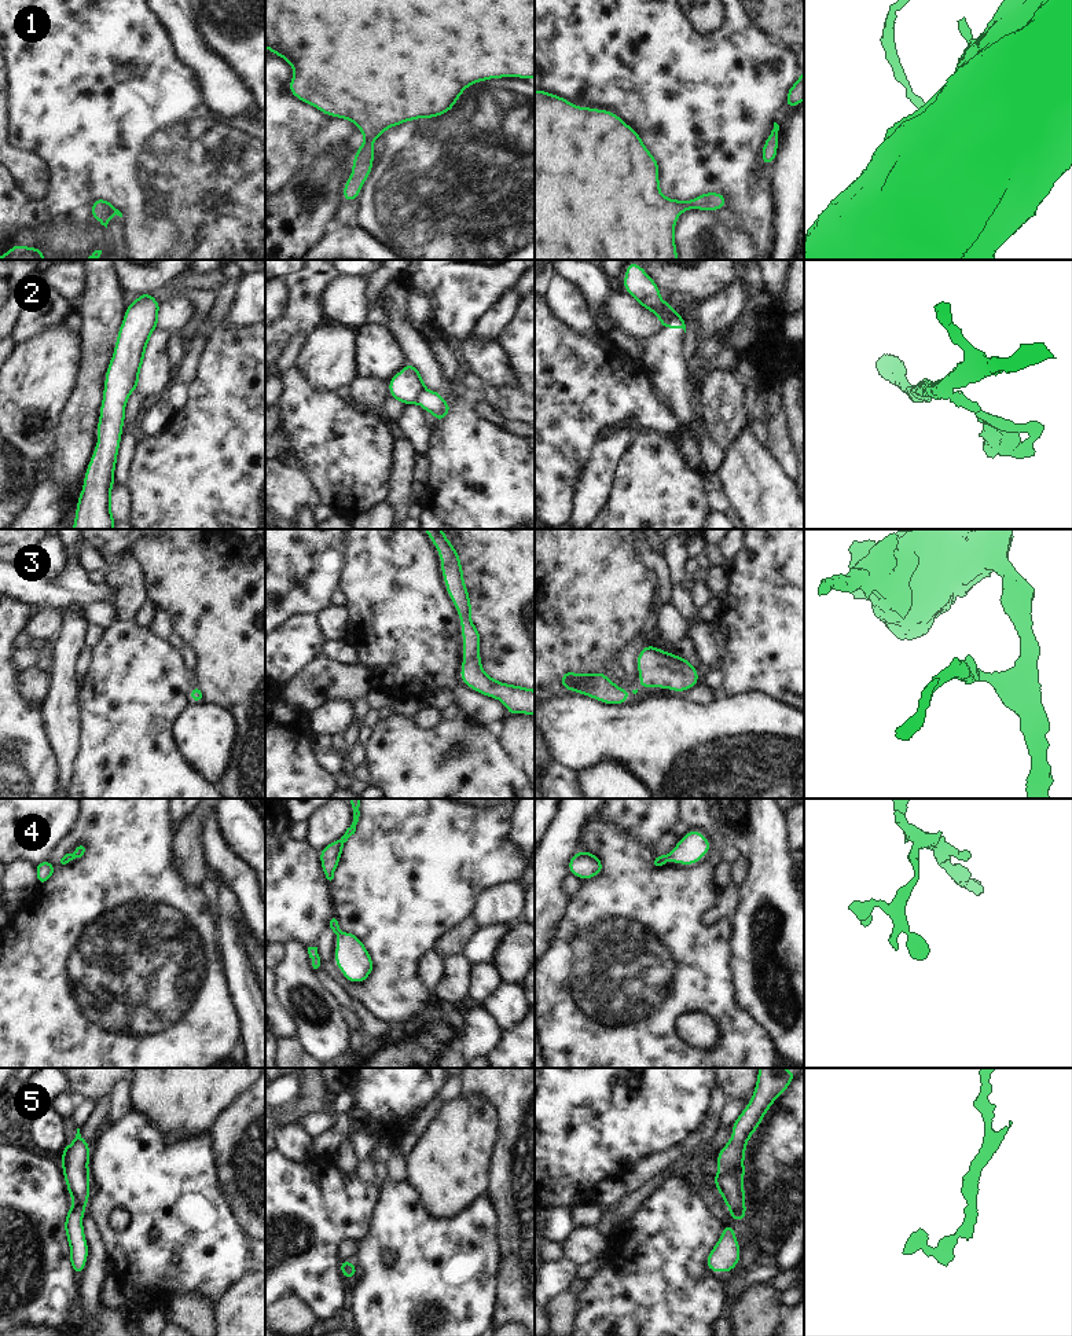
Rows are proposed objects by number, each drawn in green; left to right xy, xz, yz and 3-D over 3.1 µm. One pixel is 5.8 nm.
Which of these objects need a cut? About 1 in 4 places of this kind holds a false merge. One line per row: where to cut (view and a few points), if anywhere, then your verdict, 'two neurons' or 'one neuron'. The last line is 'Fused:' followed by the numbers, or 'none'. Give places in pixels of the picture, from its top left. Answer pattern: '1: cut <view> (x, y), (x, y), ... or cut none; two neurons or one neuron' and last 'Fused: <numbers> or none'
1: cut none; one neuron
2: cut yz (674, 315), (663, 326); two neurons
3: cut none; one neuron
4: cut none; one neuron
5: cut none; one neuron
Fused: 2

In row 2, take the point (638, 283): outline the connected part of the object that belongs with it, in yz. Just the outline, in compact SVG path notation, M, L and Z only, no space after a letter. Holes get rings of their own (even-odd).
M632 260L625 269L623 287L647 311L658 316L660 324L664 327L673 316L673 308L669 302L660 297L660 287L646 274L646 271Z

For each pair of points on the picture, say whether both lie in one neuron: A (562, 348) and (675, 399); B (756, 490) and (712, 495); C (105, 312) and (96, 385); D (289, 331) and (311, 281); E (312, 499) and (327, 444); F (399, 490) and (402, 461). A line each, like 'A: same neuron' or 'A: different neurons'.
A: different neurons
B: different neurons
C: same neuron
D: same neuron
E: different neurons
F: same neuron

